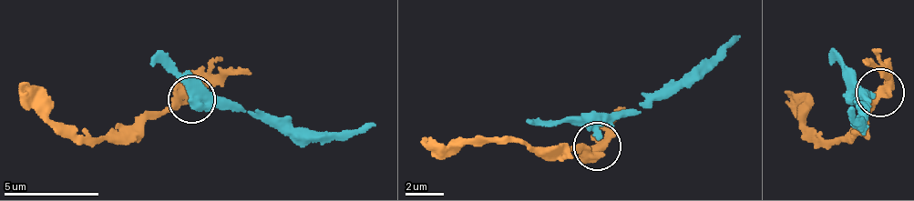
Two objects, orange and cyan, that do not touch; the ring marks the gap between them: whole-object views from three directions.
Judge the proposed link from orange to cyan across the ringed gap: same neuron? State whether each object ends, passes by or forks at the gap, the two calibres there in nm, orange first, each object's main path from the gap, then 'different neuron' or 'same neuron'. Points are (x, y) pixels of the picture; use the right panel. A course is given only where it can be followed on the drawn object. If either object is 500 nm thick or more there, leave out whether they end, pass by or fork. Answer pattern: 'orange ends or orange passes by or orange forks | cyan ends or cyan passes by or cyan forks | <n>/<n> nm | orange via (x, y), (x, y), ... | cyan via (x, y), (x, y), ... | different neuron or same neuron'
orange passes by | cyan ends | 440/280 nm | orange via (887, 90), (859, 107), (850, 133), (810, 140), (785, 91) | cyan via (874, 95), (864, 99), (872, 102), (861, 122), (852, 118), (853, 107) | same neuron

